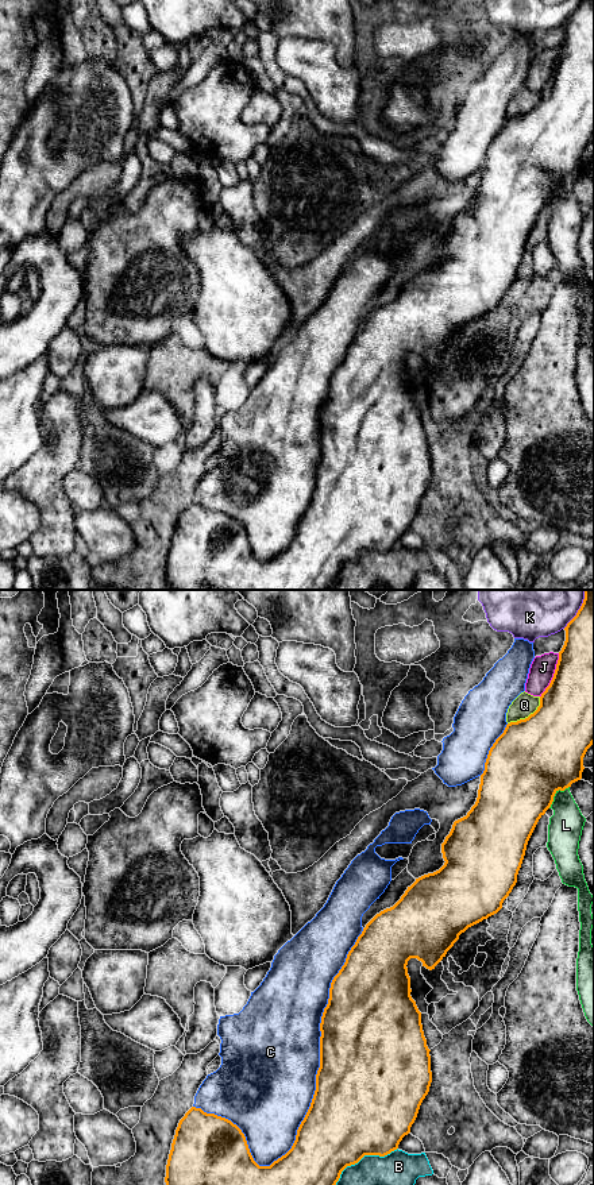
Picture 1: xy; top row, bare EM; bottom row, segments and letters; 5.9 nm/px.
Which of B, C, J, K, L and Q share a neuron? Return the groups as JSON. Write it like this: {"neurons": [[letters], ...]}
{"neurons": [["B"], ["C"], ["J"], ["K"], ["L"], ["Q"]]}

